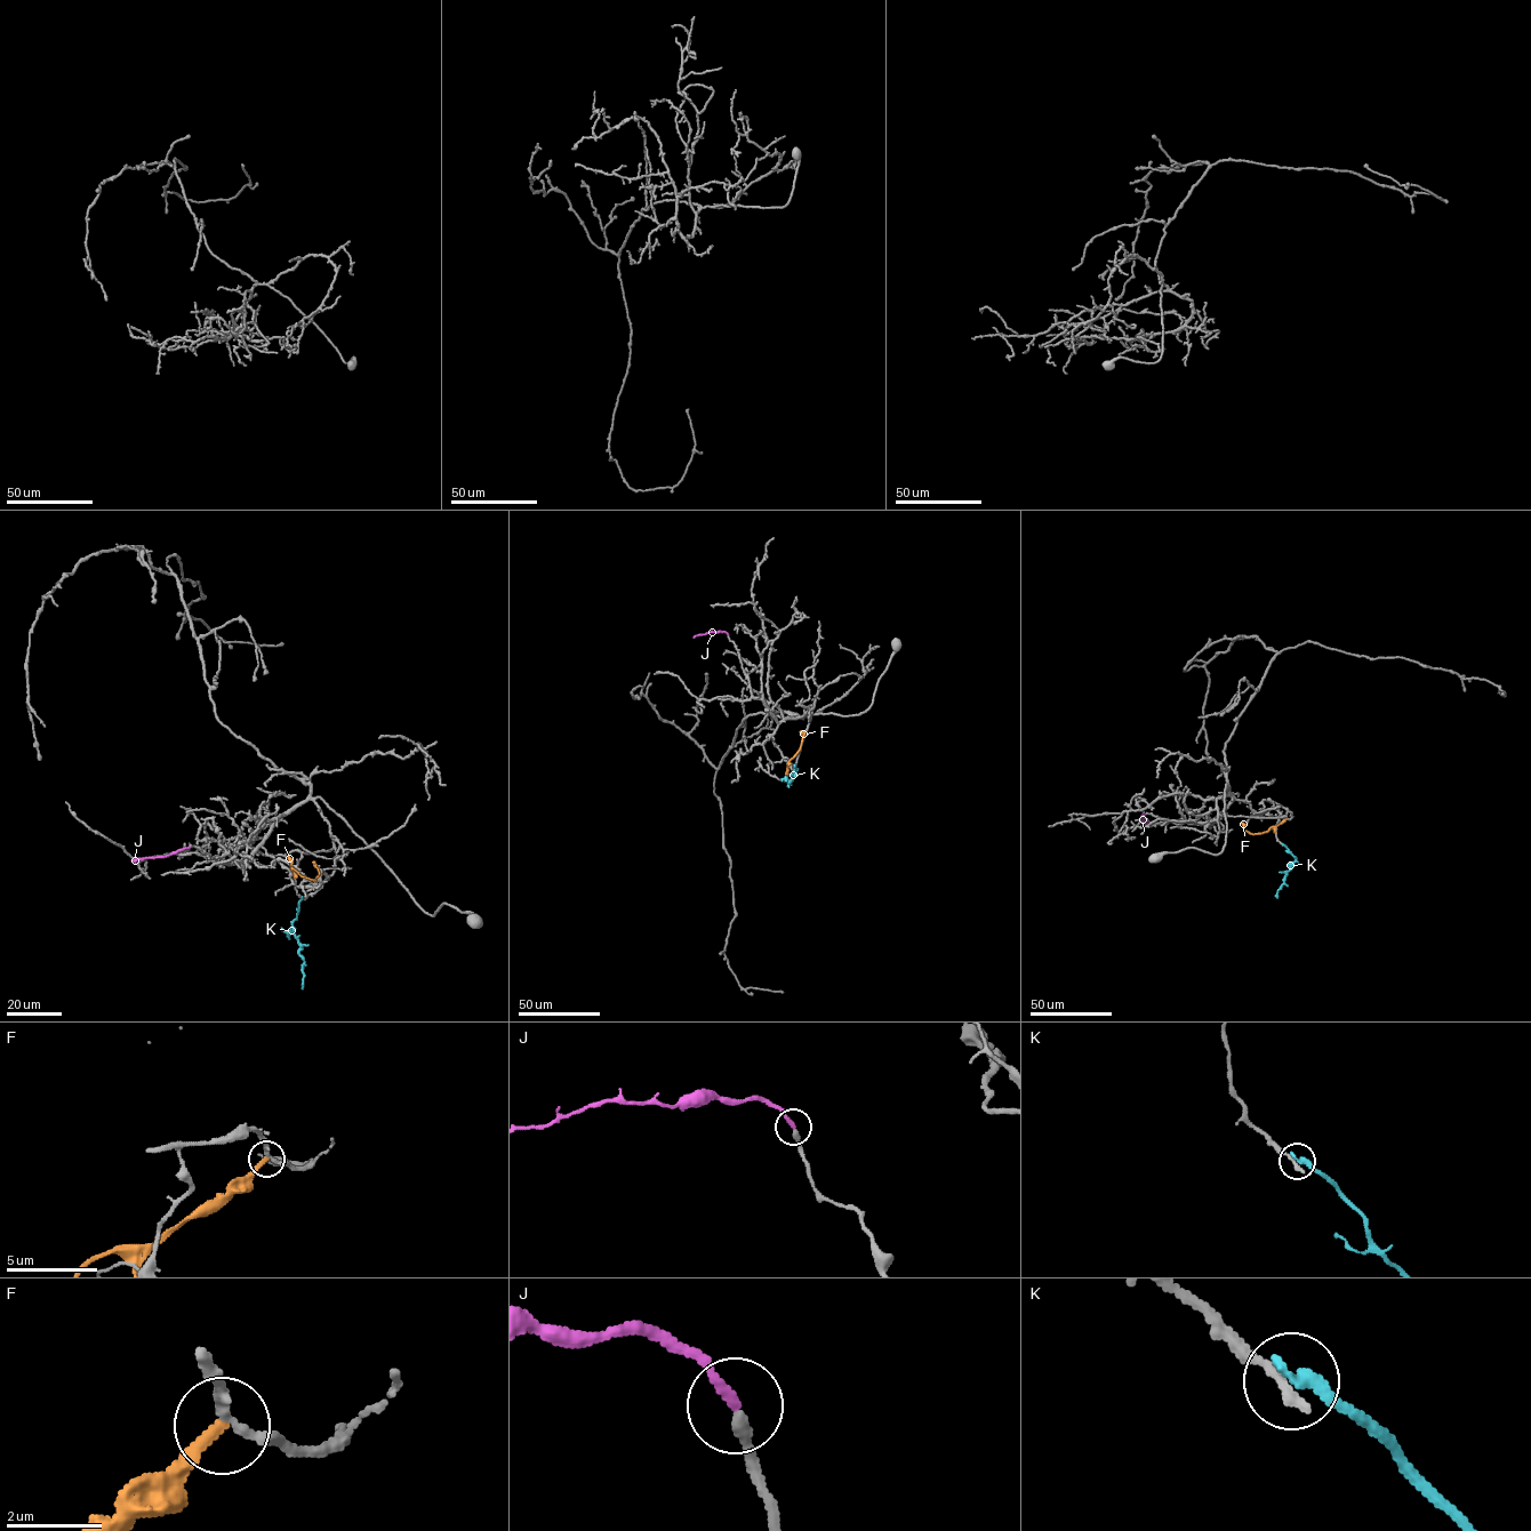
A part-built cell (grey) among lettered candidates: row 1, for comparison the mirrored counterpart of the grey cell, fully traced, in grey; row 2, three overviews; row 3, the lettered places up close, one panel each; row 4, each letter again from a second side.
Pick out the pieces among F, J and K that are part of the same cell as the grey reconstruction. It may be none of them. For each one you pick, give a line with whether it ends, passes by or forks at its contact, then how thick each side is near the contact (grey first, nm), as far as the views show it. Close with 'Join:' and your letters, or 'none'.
J: It ends there. Thickness 240 nm (grey) against 180 nm
Join: J

